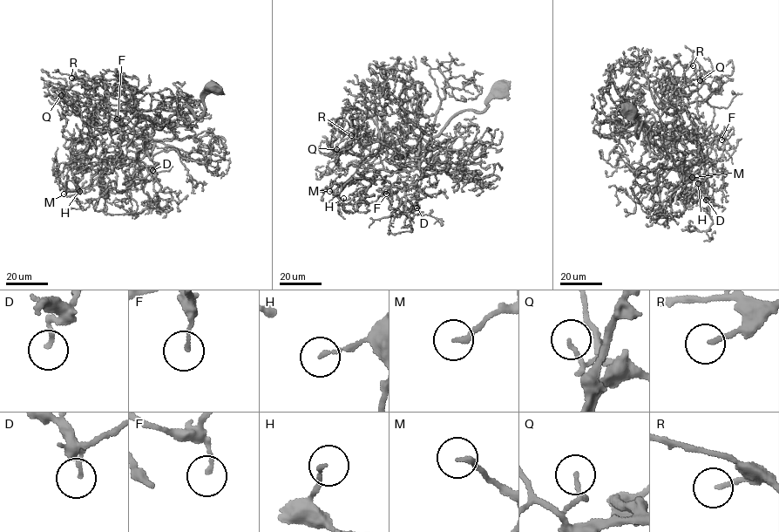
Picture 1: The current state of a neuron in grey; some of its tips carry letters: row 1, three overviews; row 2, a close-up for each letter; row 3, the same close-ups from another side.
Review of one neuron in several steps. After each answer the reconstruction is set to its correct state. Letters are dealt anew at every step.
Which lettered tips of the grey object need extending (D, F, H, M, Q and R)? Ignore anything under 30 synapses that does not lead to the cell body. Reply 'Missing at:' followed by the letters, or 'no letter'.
Missing at: M, R

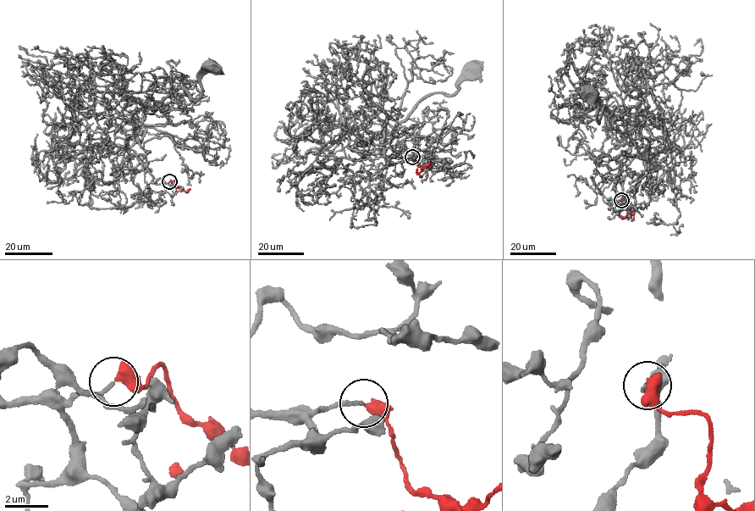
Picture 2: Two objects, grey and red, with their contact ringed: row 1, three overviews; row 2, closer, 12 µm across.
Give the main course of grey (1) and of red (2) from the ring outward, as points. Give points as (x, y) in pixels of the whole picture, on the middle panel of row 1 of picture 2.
1: (412, 157), (398, 158), (392, 146), (383, 147), (383, 131), (389, 134), (426, 97), (452, 95), (467, 68)
2: (412, 158), (416, 166), (423, 168), (429, 164), (432, 167)

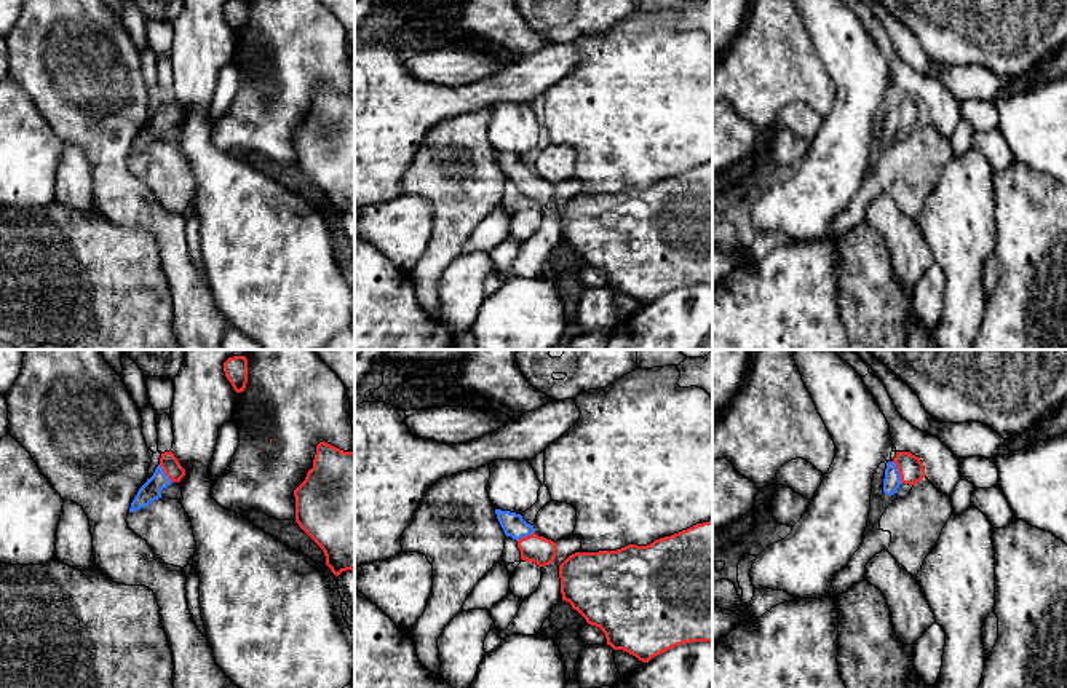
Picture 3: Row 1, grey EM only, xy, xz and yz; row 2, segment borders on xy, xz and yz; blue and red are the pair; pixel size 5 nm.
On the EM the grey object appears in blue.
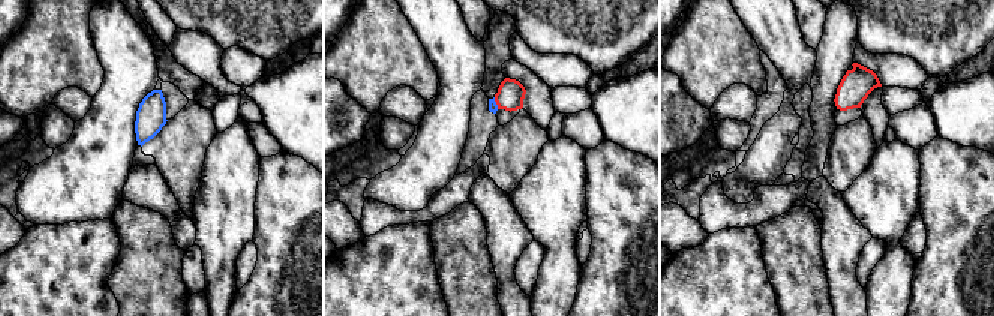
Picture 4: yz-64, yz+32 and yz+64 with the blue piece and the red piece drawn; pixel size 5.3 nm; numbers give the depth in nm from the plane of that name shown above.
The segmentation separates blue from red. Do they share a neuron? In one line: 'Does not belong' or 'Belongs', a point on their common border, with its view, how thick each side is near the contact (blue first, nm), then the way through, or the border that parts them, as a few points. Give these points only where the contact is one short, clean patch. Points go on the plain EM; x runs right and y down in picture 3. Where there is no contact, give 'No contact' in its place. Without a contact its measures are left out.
Belongs. Touches blue at yz (896, 114). Thickness 90 nm (blue) against 130 nm. Path across: yz (892, 123), (896, 114), (911, 112)

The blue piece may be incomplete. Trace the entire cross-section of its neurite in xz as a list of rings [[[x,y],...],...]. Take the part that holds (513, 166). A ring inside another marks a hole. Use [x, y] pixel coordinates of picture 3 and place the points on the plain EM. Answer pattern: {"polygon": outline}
{"polygon": [[[495,152],[495,156],[505,177],[518,184],[522,203],[545,209],[556,201],[556,185],[538,179],[521,156],[502,152]]]}

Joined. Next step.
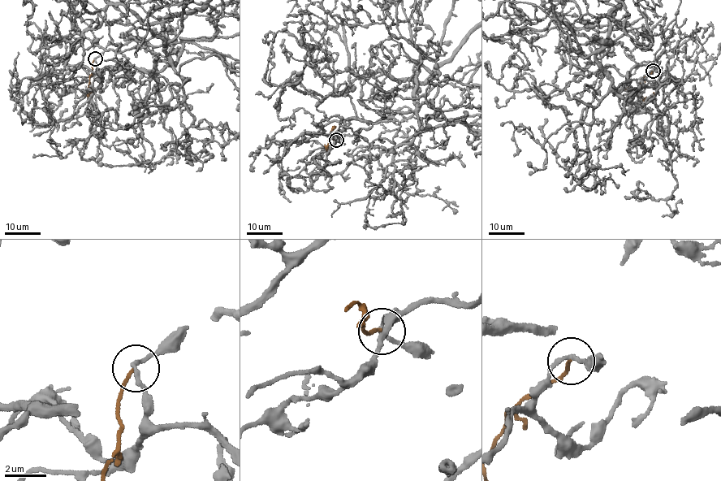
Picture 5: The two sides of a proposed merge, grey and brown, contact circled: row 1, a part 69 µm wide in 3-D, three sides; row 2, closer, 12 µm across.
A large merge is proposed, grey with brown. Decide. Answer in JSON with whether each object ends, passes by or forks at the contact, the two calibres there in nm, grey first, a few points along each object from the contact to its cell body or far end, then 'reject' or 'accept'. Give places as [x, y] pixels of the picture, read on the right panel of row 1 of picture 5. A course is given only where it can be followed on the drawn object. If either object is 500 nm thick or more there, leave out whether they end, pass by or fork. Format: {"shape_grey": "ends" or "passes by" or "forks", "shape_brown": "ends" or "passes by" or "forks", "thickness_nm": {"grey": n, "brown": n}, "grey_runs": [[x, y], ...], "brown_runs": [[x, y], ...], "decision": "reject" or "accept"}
{"shape_grey": "passes by", "shape_brown": "ends", "thickness_nm": {"grey": 180, "brown": 150}, "decision": "reject"}

